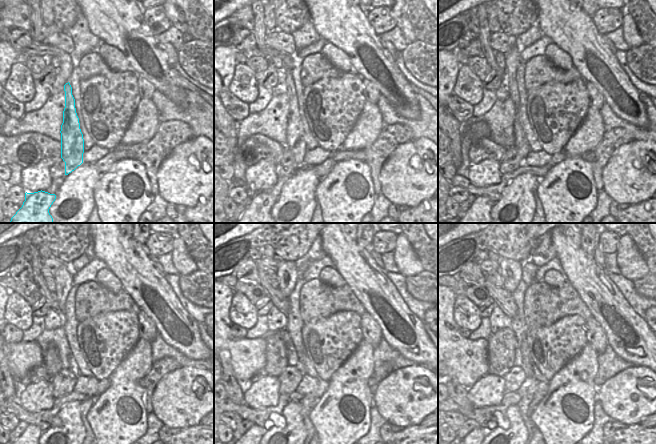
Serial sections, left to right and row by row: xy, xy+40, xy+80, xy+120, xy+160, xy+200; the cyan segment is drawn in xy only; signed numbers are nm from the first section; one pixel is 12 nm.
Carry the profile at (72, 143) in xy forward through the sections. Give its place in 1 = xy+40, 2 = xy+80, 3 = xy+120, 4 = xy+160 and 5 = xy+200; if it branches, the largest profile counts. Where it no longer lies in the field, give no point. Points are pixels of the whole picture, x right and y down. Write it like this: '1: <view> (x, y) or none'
1: xy+40 (296, 144)
2: xy+80 (512, 59)
3: xy+120 (64, 280)
4: xy+160 (287, 272)
5: xy+200 (510, 270)

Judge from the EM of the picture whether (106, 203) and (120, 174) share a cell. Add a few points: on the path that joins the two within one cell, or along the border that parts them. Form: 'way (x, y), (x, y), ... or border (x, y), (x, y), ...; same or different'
way (113, 196), (120, 189), (120, 181); same

